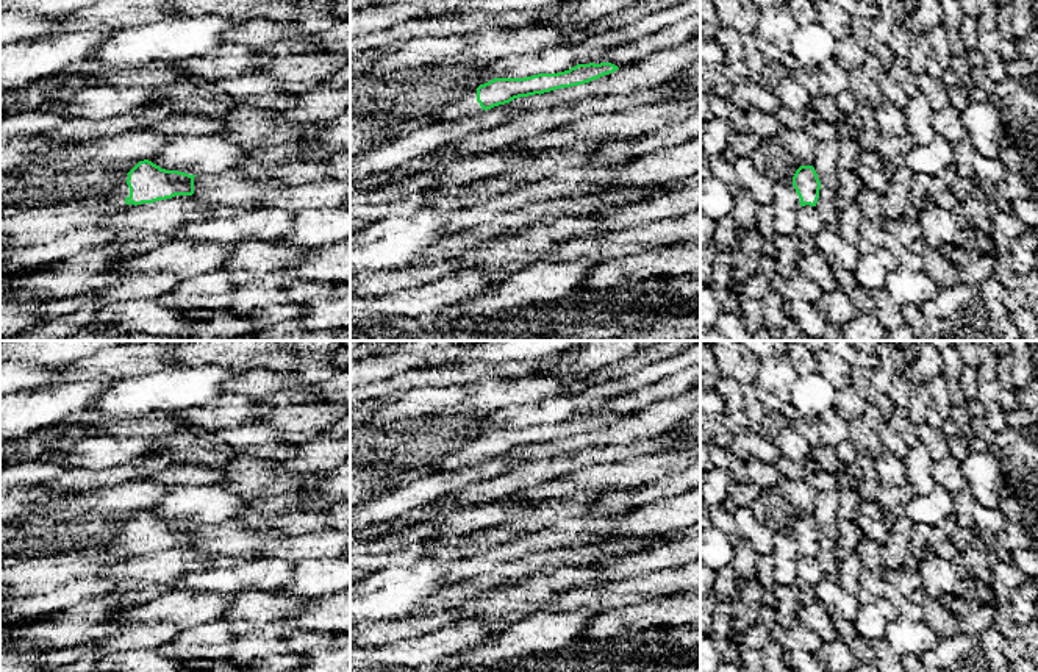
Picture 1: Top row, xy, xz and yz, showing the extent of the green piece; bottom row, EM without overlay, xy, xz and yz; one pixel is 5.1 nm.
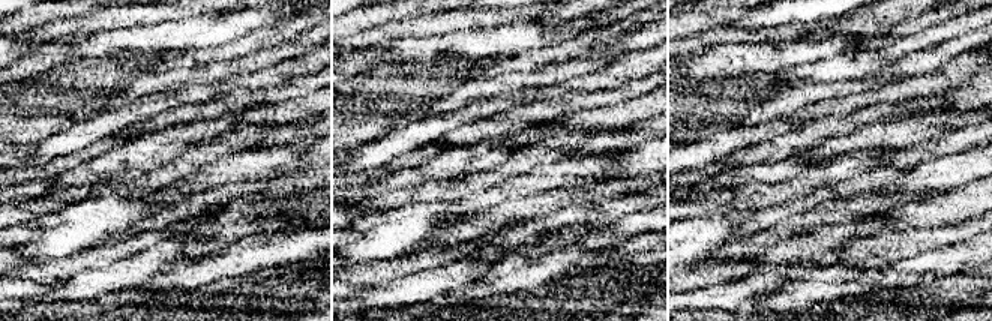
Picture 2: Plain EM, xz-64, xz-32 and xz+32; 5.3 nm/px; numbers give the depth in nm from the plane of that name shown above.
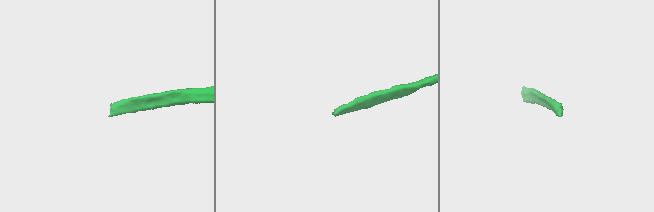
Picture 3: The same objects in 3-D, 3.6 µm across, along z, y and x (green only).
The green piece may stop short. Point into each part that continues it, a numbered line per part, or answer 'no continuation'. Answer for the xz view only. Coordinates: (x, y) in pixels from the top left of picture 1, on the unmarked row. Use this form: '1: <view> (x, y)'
1: xz (466, 455)

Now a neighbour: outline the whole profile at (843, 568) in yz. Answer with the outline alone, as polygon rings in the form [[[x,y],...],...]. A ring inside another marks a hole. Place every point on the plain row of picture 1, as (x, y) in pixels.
[[[822,536],[814,558],[821,564],[824,580],[833,580],[860,603],[854,620],[857,631],[869,641],[883,638],[888,625],[899,619],[900,614],[894,605],[875,599],[858,583],[863,567],[858,553],[843,552],[835,539]]]

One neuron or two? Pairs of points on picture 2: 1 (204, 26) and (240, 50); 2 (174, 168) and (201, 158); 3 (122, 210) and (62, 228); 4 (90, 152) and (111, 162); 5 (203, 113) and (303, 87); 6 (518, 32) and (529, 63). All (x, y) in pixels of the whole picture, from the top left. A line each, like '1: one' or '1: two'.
1: two
2: one
3: one
4: two
5: one
6: two

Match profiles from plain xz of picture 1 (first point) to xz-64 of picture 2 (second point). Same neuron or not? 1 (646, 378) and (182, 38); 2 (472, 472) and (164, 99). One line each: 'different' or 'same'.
1: different
2: same

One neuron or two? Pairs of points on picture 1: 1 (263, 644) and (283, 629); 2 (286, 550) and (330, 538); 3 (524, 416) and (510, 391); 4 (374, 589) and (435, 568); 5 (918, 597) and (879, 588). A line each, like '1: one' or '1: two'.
1: one
2: one
3: two
4: one
5: two

